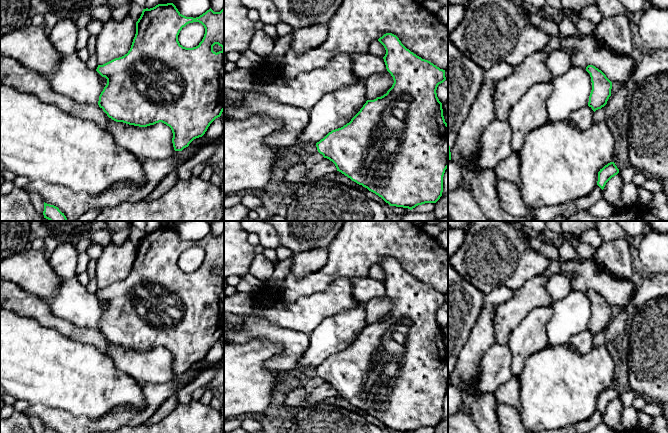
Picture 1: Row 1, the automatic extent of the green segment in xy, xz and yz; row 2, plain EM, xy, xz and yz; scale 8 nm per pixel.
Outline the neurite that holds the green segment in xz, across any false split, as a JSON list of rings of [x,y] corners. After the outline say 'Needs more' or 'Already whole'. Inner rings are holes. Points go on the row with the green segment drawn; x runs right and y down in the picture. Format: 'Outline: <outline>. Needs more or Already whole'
Outline: [[[392,33],[384,34],[378,41],[386,50],[383,59],[394,80],[392,87],[383,96],[367,100],[349,123],[329,132],[316,143],[316,147],[324,158],[335,164],[337,171],[375,193],[390,206],[412,210],[418,205],[436,203],[443,192],[443,176],[448,168],[448,124],[436,90],[446,80],[445,70],[411,52]]]. Already whole

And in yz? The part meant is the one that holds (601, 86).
Outline: [[[588,65],[586,71],[590,74],[592,82],[588,106],[595,112],[607,104],[611,96],[612,82],[601,70],[593,65]]]. Already whole

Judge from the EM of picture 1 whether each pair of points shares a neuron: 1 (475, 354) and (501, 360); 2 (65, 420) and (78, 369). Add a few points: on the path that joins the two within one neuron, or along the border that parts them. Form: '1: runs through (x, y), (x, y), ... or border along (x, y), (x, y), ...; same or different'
1: border along (495, 343), (487, 350), (479, 364), (478, 379); different
2: border along (45, 405), (61, 408), (74, 416), (90, 418); different

